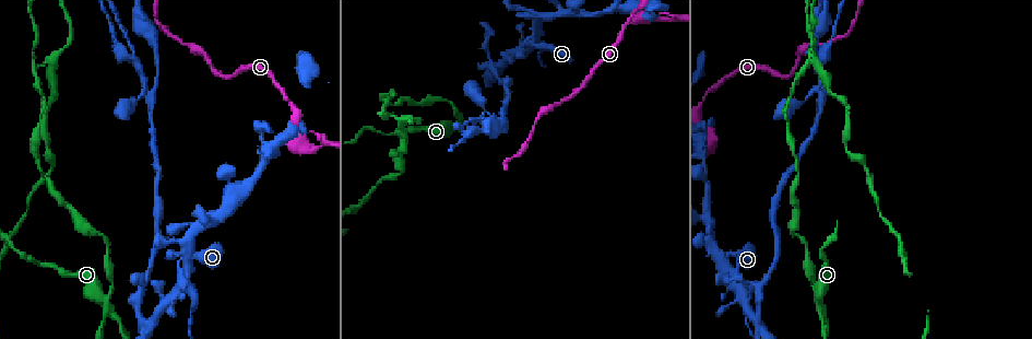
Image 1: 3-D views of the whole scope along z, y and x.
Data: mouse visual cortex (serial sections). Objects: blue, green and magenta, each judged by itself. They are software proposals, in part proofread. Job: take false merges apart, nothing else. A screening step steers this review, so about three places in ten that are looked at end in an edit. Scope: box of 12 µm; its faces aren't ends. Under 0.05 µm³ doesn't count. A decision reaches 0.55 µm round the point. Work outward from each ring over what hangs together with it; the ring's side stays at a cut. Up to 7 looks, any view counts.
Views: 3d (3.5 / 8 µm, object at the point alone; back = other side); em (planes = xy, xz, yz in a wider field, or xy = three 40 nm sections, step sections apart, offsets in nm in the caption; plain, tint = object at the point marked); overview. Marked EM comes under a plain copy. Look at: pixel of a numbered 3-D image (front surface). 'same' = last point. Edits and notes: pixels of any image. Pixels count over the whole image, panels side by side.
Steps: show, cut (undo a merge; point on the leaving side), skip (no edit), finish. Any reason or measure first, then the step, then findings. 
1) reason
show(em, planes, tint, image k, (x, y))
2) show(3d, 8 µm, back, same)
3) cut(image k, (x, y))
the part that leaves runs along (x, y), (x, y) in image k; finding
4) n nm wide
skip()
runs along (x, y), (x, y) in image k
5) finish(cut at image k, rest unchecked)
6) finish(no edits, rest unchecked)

sudden change in width
show(3d, 3.5 µm, image 1, (659, 18))

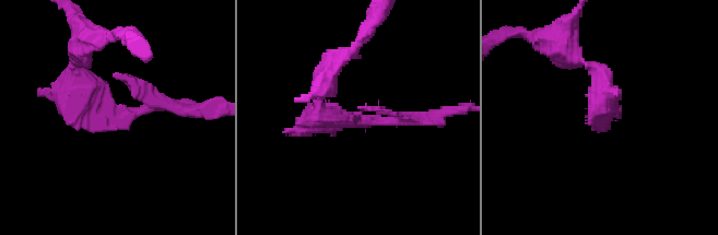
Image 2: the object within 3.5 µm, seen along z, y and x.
show(em, planes, tint, image 2, (113, 113))

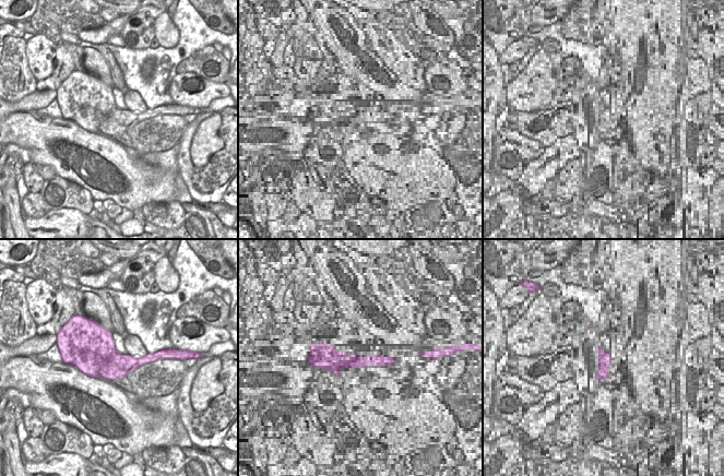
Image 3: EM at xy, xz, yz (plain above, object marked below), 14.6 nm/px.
cut(image 2, (180, 112))
the part that leaves runs along (142, 109), (186, 109) in image 2; a second cell is stuck on

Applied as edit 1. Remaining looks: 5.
narrows sharply
show(3d, 3.5 µm, image 1, (530, 41))

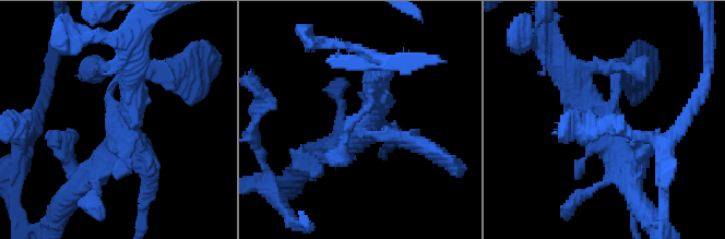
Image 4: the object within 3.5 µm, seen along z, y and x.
shape alone is not enough
show(em, xy, step 5, tint, image 4, (117, 113))

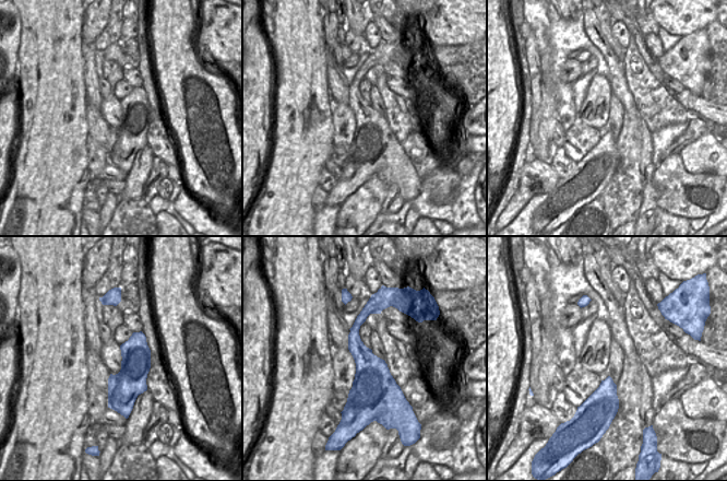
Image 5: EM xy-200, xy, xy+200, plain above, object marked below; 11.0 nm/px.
skip()
runs along (145, 68), (92, 176) in image 4; all the same cell

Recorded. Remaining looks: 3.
three-way junction
show(3d, 3.5 µm, image 1, (463, 121))

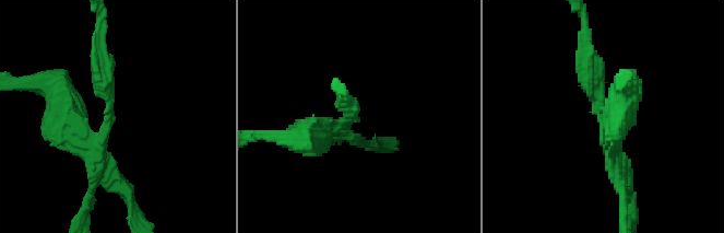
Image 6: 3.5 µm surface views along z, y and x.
3 arms; arms of 250, 250, 400 nm
show(em, xy, step 1, tint, image 6, (108, 115))

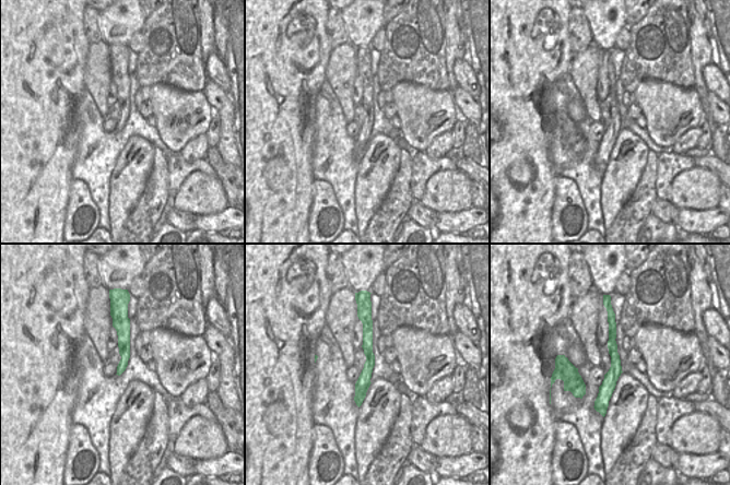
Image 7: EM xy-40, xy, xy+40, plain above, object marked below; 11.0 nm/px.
cut(image 6, (594, 98))
a second cell is stuck on

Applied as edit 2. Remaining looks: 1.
finish(cut at image 2, cut at image 6, rest unchecked)

